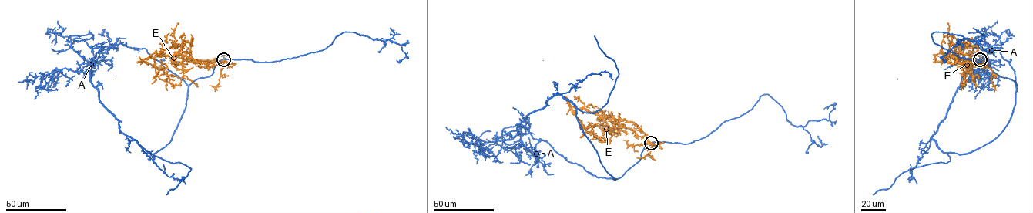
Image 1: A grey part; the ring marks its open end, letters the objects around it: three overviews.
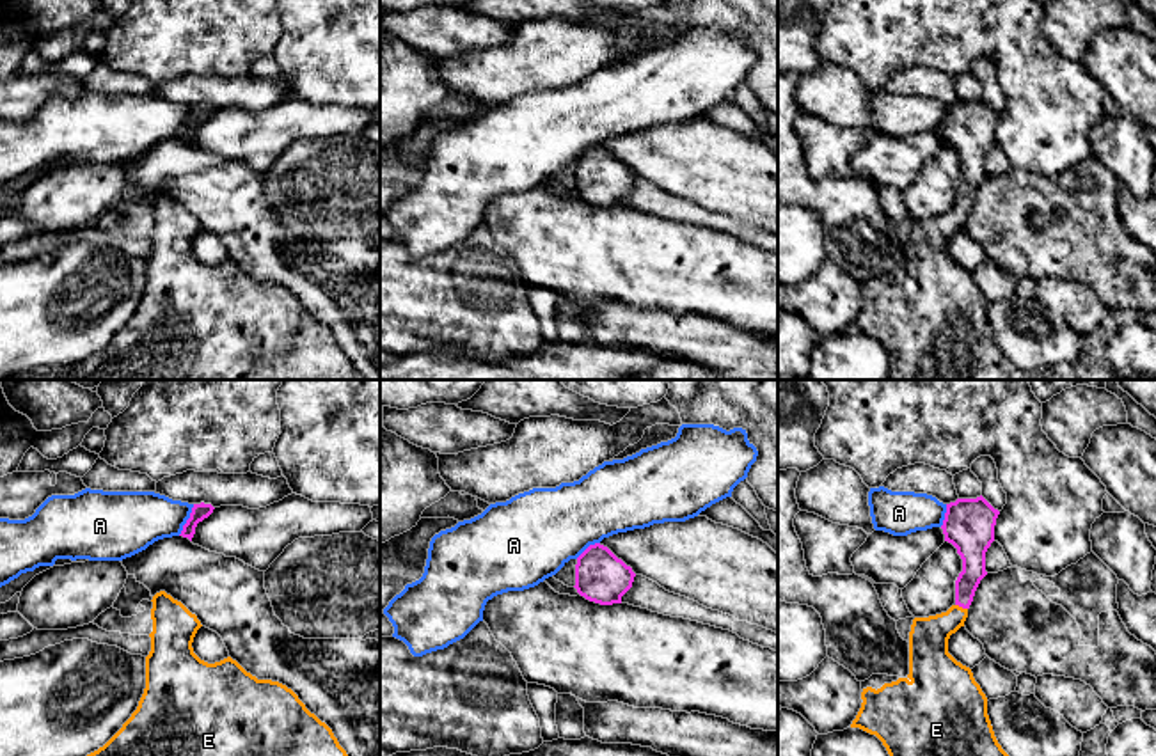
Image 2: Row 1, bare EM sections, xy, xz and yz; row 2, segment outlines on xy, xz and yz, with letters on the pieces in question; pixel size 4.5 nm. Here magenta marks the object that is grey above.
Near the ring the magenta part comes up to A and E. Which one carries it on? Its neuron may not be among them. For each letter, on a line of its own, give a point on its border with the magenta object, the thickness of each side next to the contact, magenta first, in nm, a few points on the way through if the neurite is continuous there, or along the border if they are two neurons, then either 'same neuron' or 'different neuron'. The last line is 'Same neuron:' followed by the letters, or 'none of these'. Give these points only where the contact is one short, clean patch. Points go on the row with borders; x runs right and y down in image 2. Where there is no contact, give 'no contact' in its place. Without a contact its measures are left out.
A: meets magenta in xy at (187, 520); 80 nm thick on the magenta side, 280 nm on the other; border along xy (194, 504), (178, 535); different neuron
E: meets magenta in yz at (961, 606); 120 nm thick on the magenta side, 180 nm on the other; runs through yz (972, 552), (972, 575), (961, 606), (929, 636); same neuron
Same neuron: E

